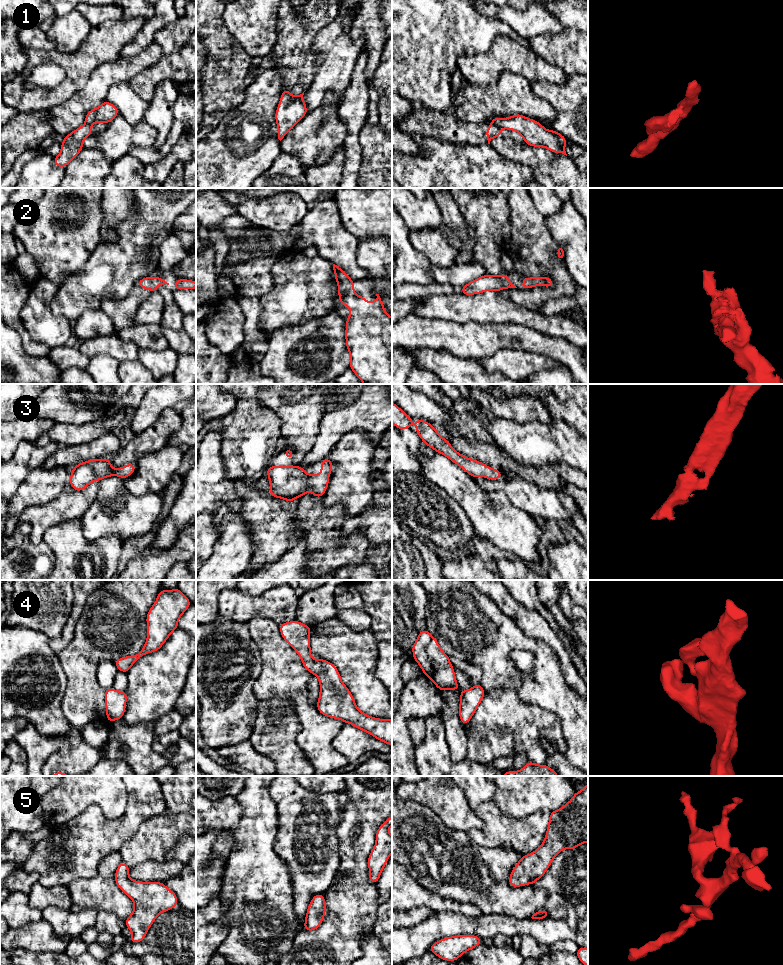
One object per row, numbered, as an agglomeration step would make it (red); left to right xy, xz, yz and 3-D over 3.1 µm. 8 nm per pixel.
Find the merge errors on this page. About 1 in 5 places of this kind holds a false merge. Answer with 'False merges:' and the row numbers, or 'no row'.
False merges: 1

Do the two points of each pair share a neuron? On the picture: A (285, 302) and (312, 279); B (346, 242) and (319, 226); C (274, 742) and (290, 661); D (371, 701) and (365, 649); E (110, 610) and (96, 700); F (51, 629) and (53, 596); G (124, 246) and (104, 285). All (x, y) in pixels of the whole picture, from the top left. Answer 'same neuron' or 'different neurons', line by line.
A: same neuron
B: same neuron
C: different neurons
D: same neuron
E: same neuron
F: same neuron
G: same neuron

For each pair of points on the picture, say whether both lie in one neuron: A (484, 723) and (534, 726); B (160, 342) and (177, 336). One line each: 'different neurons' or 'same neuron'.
A: same neuron
B: different neurons

